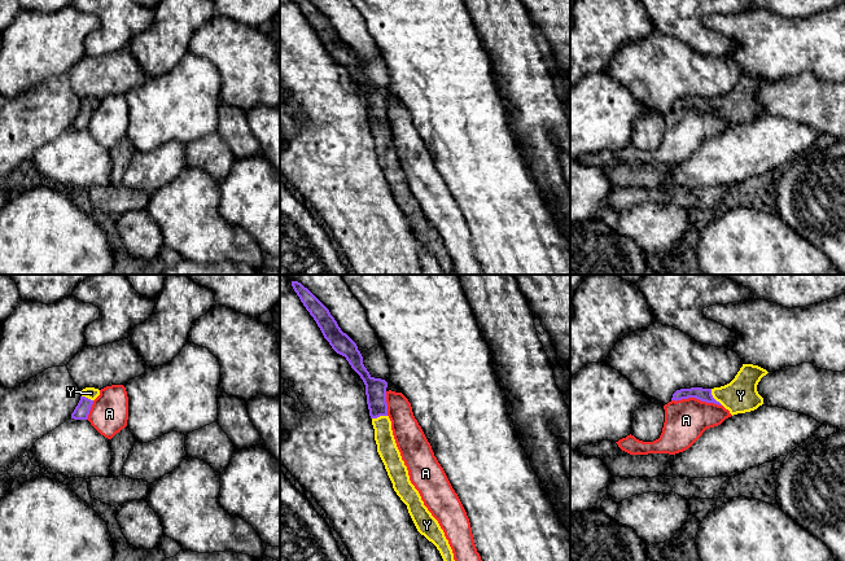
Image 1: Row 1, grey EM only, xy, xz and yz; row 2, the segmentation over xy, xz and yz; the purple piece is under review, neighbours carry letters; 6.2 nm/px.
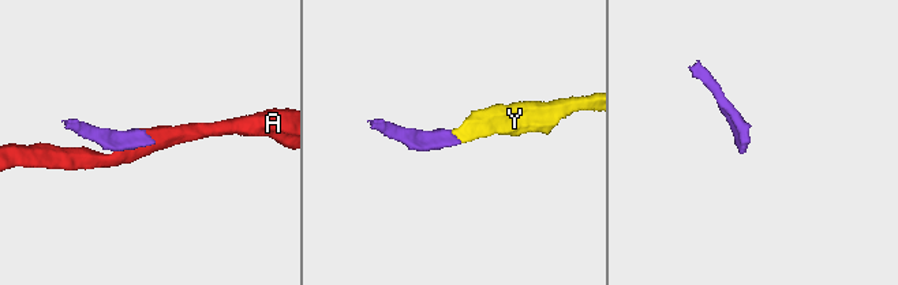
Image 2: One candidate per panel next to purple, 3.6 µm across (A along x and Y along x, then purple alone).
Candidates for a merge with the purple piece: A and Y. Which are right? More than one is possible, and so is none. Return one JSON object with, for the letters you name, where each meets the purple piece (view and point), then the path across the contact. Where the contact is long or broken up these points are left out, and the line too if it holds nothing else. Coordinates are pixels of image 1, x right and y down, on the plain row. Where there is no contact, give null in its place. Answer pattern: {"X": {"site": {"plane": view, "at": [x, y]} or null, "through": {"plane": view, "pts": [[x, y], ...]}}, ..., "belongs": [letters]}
{"Y": {"site": {"plane": "yz", "at": [713, 108]}, "through": {"plane": "yz", "pts": [[699, 103], [713, 108], [740, 105]]}}, "belongs": ["Y"]}

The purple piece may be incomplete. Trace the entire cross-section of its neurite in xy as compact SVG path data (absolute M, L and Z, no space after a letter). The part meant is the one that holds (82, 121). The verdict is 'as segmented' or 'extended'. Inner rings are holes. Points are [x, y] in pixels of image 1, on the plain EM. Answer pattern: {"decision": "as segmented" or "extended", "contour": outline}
{"decision": "extended", "contour": "M86 97L82 100L82 106L75 117L74 122L71 123L71 128L74 130L87 130L93 110L100 105L100 100L95 97Z"}

